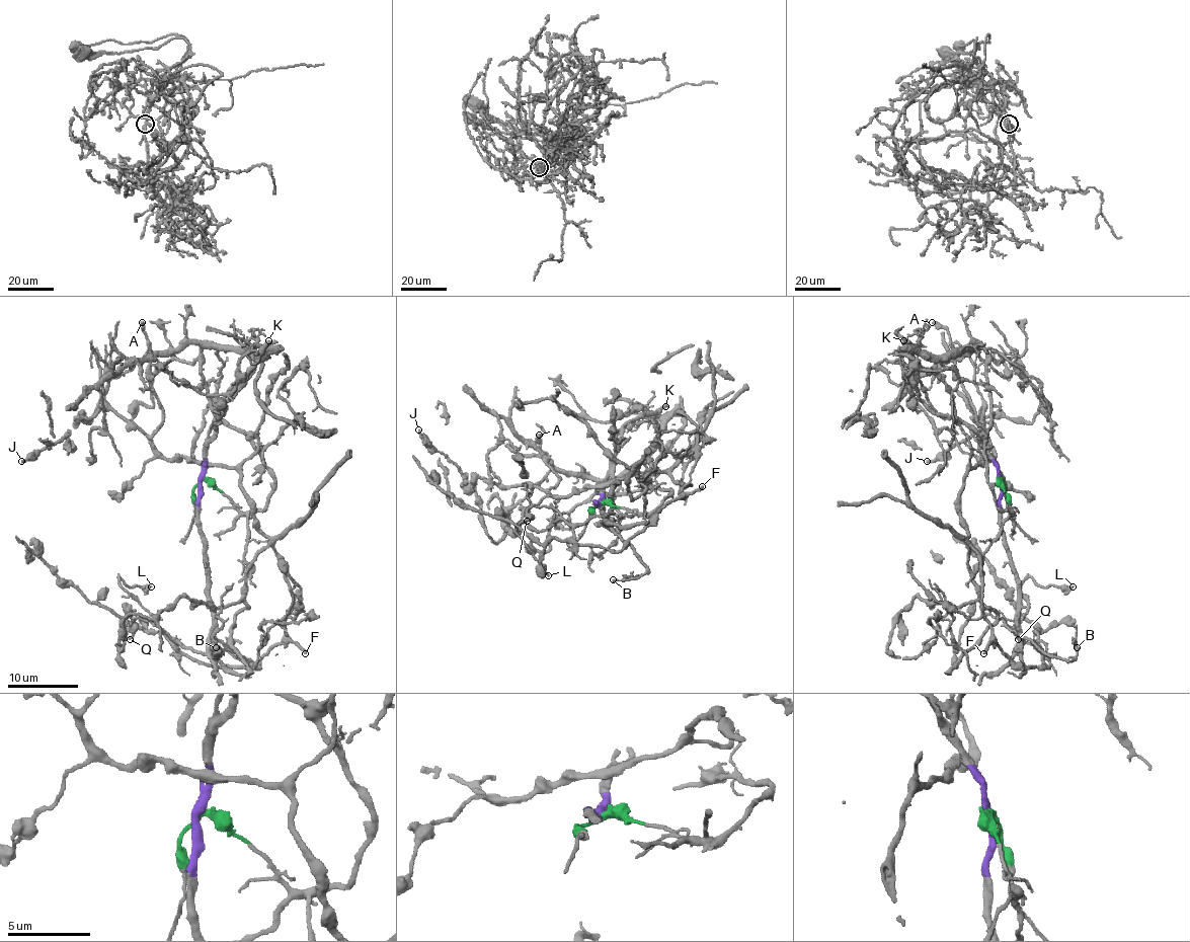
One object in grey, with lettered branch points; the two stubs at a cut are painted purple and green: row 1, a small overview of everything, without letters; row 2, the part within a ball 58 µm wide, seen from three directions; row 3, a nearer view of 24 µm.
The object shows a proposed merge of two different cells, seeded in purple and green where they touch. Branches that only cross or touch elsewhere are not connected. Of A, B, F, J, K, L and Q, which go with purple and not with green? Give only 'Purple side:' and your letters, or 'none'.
Purple side: B, K, L, Q

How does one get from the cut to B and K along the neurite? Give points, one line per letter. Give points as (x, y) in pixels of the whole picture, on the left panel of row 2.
B: (201, 481), (200, 532), (214, 632), (234, 653), (248, 660), (215, 648)
K: (201, 481), (205, 439), (217, 419), (219, 408), (236, 389), (245, 372), (257, 360), (259, 348), (268, 339)

